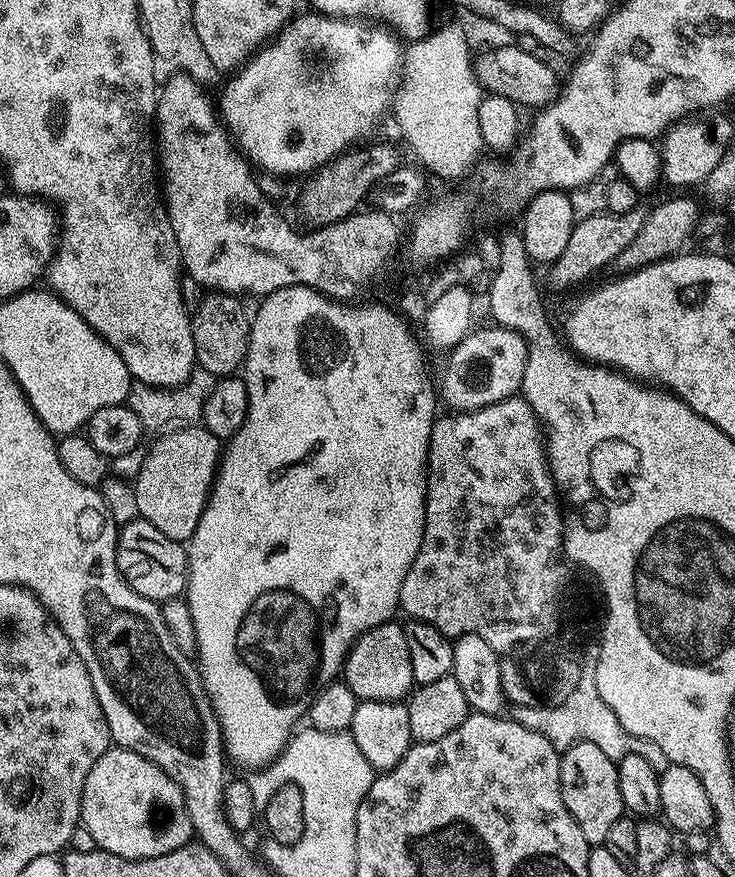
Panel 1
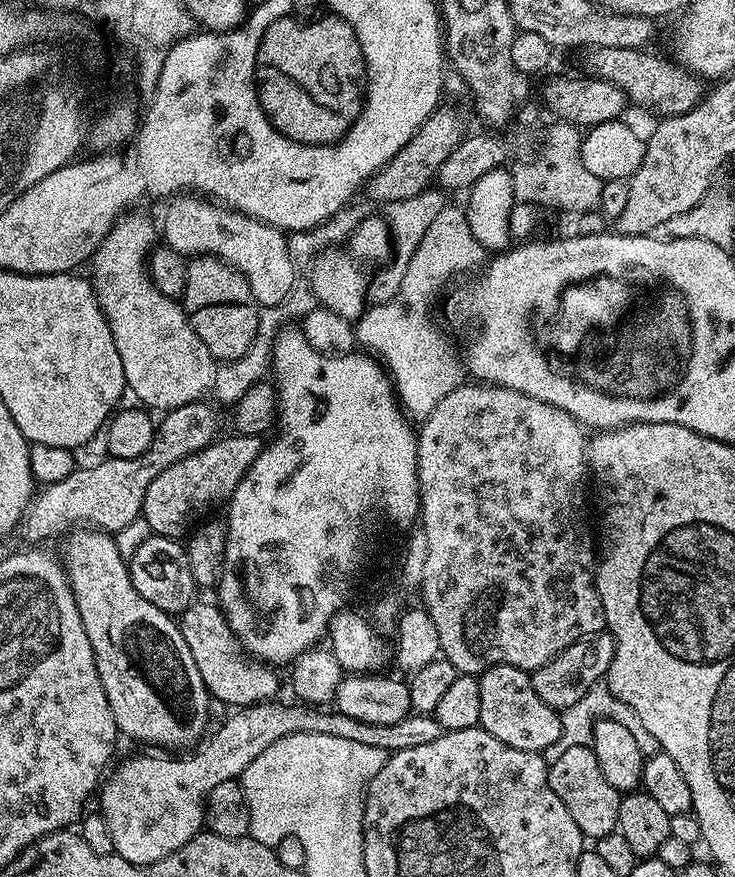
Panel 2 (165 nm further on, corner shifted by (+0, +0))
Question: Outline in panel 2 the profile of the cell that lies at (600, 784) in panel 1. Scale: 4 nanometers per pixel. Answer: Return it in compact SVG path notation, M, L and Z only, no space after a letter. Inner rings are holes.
M588 744L570 746L570 750L562 750L558 762L548 766L550 790L562 798L562 806L570 810L570 818L578 822L578 830L589 841L601 840L606 834L617 831L618 806L622 793L606 778L602 778L602 766L598 766L598 758Z

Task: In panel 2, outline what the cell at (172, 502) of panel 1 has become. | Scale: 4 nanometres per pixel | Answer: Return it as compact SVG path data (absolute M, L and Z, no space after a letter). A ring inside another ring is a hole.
M221 435L210 446L166 466L166 470L162 470L162 474L158 474L154 482L150 482L142 515L146 522L150 522L153 534L171 540L187 537L193 525L201 518L207 517L211 513L208 511L215 504L223 505L234 494L238 482L242 482L254 458L258 458L262 440L259 436L231 435Z

